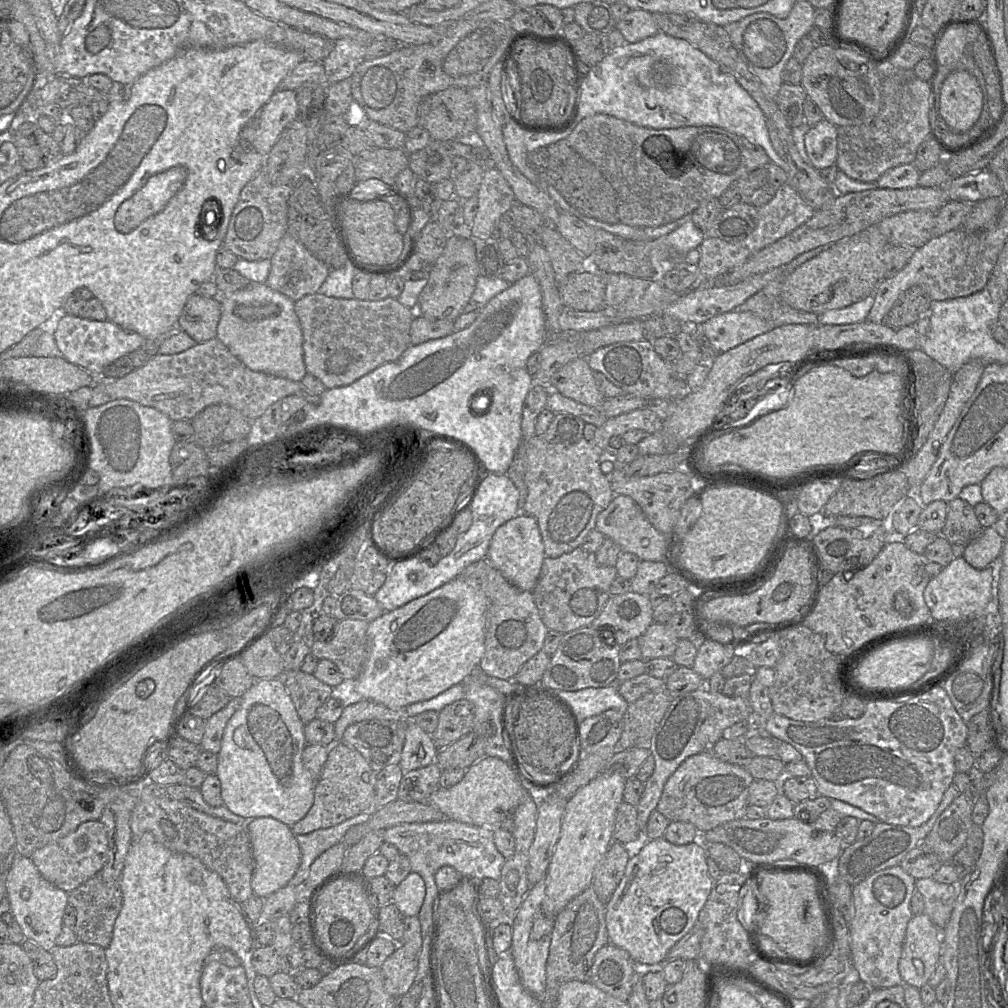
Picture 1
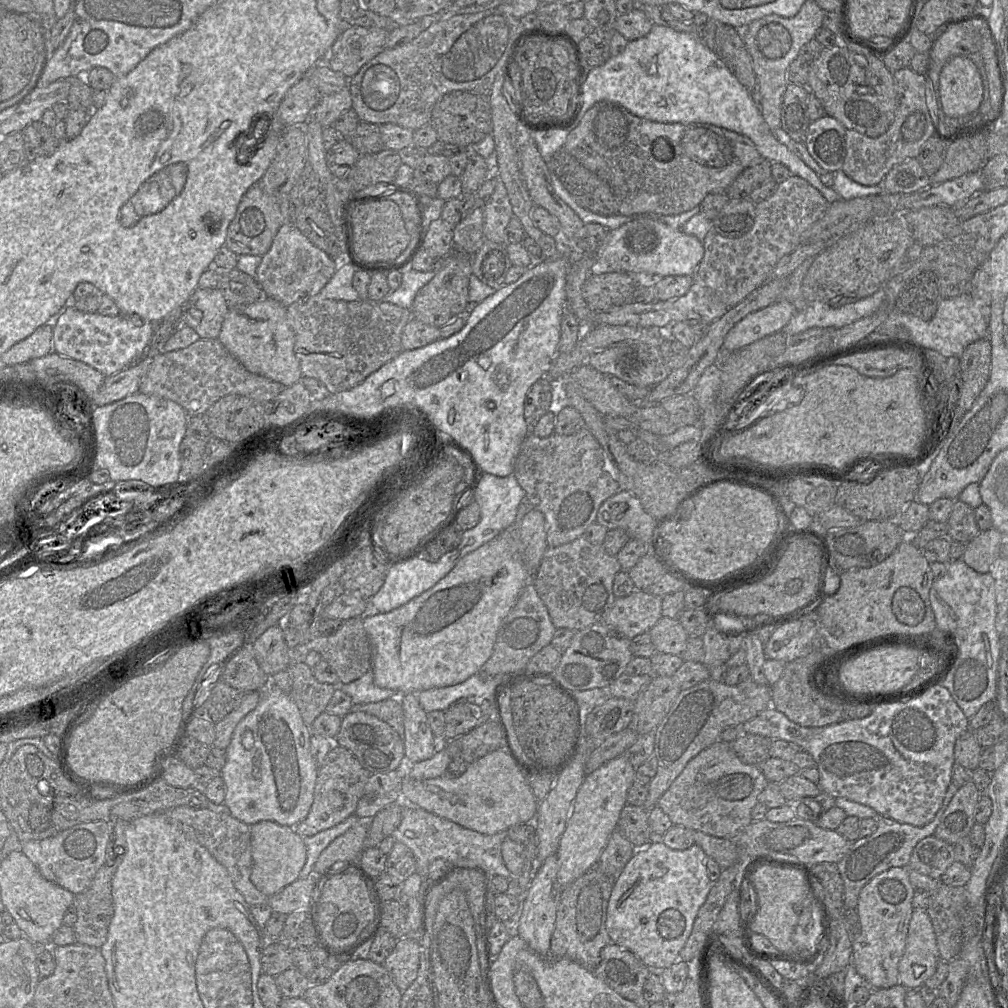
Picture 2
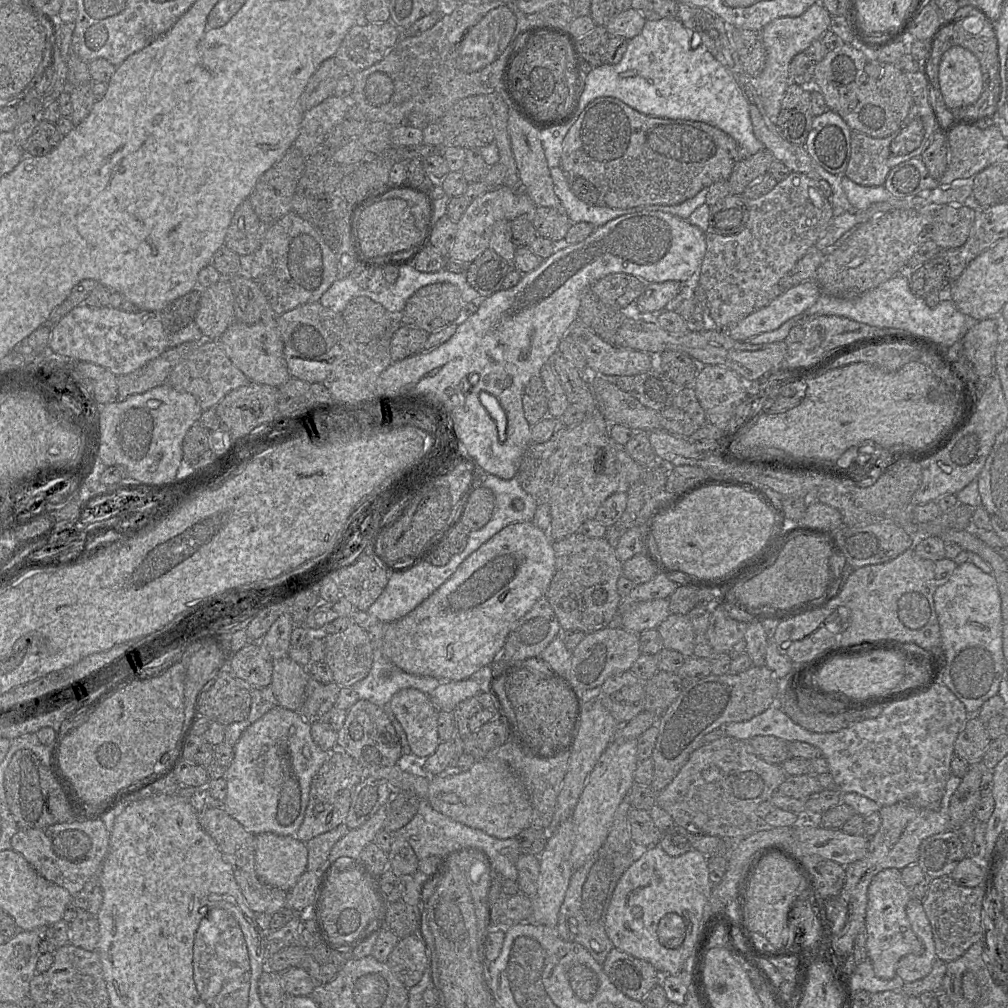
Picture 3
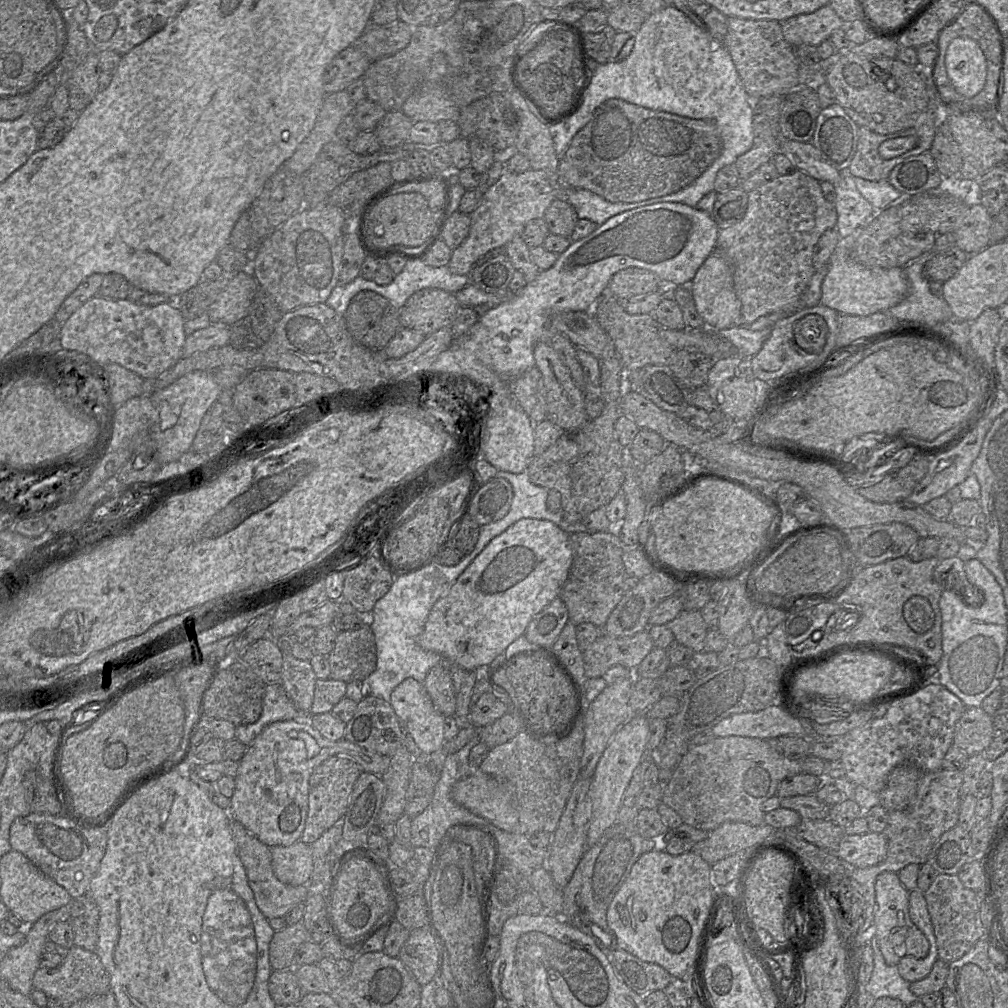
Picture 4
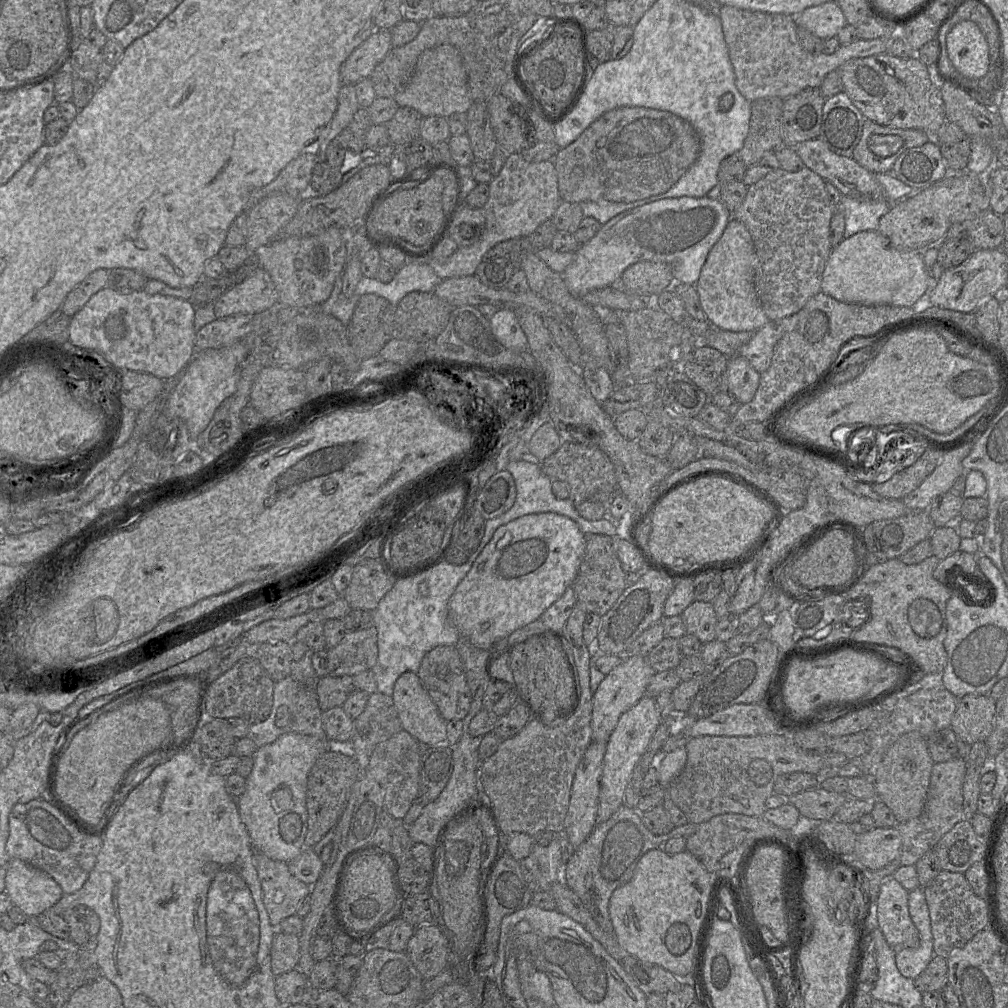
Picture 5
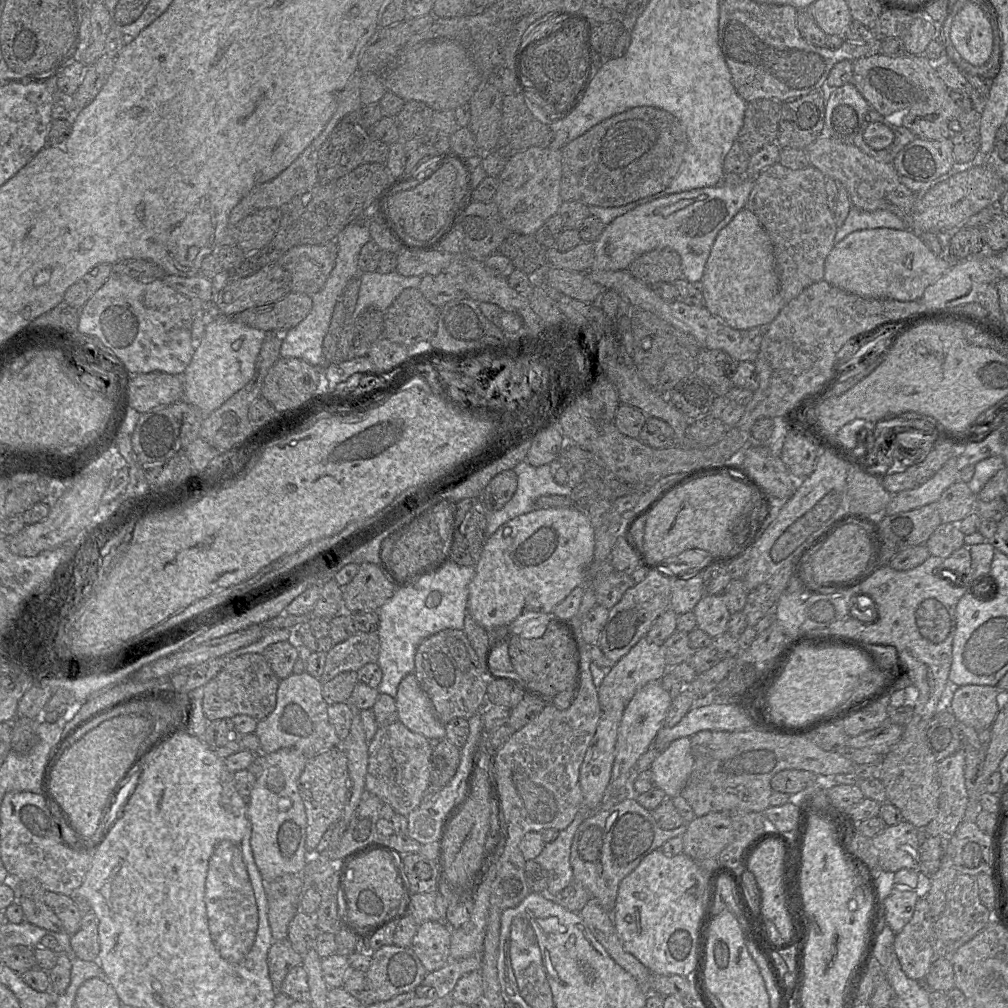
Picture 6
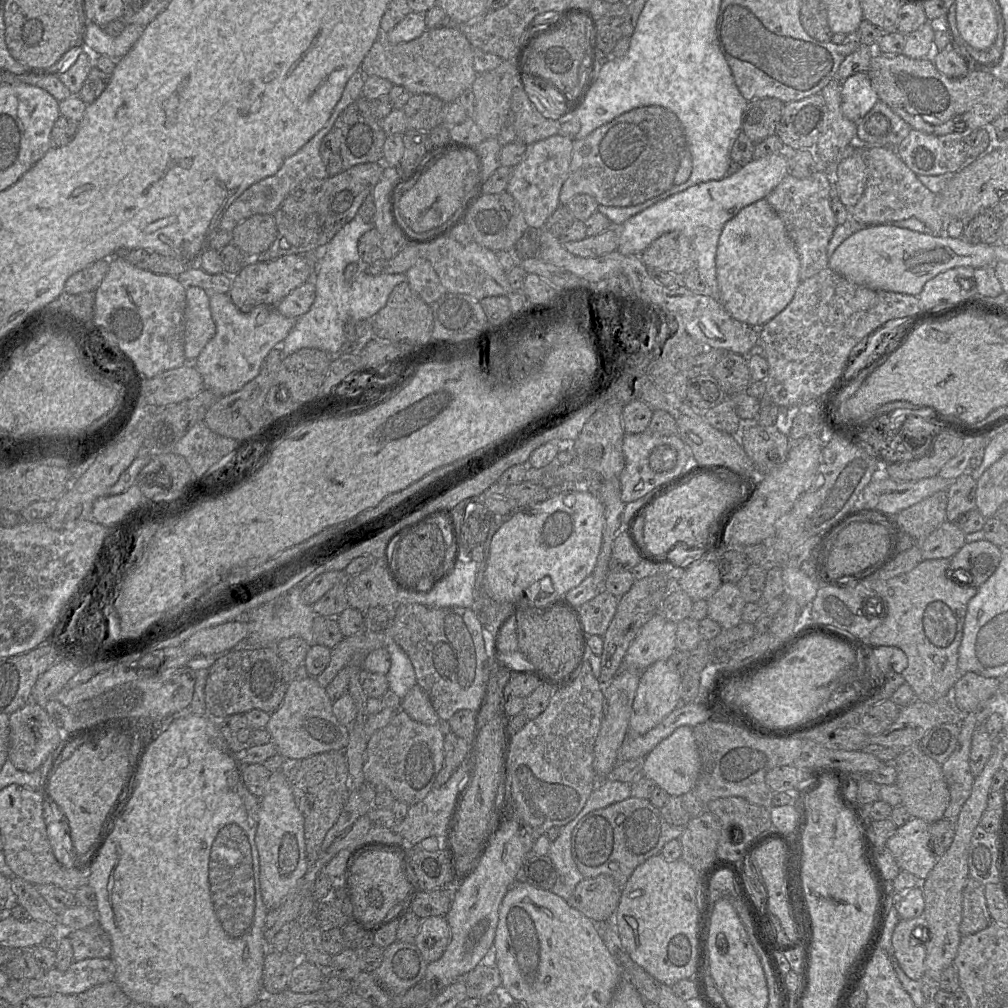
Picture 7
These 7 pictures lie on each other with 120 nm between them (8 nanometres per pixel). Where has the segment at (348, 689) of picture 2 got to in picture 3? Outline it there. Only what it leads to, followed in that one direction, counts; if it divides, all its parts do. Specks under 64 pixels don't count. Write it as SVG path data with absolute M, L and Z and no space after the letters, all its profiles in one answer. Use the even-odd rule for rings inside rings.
M377 647L373 650L373 663L368 675L352 688L359 699L388 706L392 696L401 689L415 688L429 695L440 680L431 676L418 676L404 672L387 659Z

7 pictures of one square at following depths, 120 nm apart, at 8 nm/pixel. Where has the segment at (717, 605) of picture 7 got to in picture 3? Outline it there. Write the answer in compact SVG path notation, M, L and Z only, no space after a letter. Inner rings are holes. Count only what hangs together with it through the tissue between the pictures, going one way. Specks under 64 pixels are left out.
M670 613L656 629L665 649L676 650L685 657L693 656L696 632L688 615Z

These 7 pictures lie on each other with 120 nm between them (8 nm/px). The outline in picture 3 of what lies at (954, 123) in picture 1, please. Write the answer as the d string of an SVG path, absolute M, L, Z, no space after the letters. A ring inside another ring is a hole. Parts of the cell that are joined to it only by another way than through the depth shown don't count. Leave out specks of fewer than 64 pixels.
M952 46L942 56L939 83L951 109L975 103L983 91L983 75L978 58L962 46Z

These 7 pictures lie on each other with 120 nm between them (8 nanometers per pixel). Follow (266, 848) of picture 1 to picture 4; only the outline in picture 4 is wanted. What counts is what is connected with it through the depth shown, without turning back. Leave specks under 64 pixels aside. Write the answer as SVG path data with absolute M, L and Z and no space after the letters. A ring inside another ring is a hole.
M300 840L290 846L269 847L277 879L289 885L307 885L313 871L312 850Z

